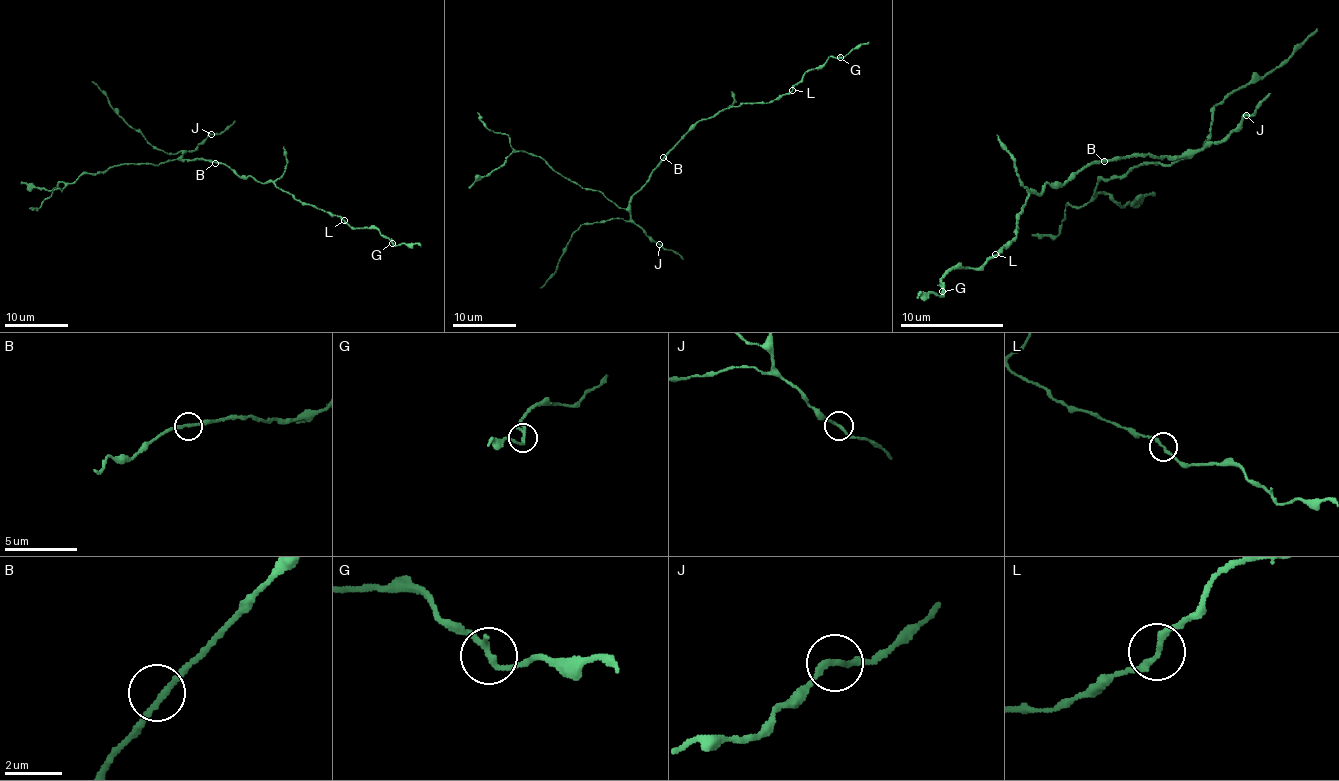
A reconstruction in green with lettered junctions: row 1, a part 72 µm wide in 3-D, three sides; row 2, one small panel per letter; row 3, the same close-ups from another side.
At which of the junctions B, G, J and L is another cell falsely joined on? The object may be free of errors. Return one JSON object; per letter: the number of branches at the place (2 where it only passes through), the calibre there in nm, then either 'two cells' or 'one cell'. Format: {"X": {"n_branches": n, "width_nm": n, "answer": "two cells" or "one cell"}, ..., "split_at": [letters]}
{"B": {"n_branches": 2, "width_nm": 200, "answer": "one cell"}, "G": {"n_branches": 2, "width_nm": 200, "answer": "one cell"}, "J": {"n_branches": 2, "width_nm": 200, "answer": "one cell"}, "L": {"n_branches": 2, "width_nm": 220, "answer": "one cell"}, "split_at": []}

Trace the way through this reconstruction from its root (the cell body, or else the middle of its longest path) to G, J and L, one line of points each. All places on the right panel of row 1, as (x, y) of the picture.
G: (1104, 159), (1031, 192), (1016, 236), (979, 267), (948, 270), (943, 291)
J: (1104, 159), (1129, 159), (1148, 153), (1189, 156), (1212, 143), (1220, 143), (1246, 115)
L: (1104, 159), (1091, 161), (1062, 185), (1049, 182), (1039, 195), (1031, 192), (1018, 216), (1016, 236), (995, 254)

